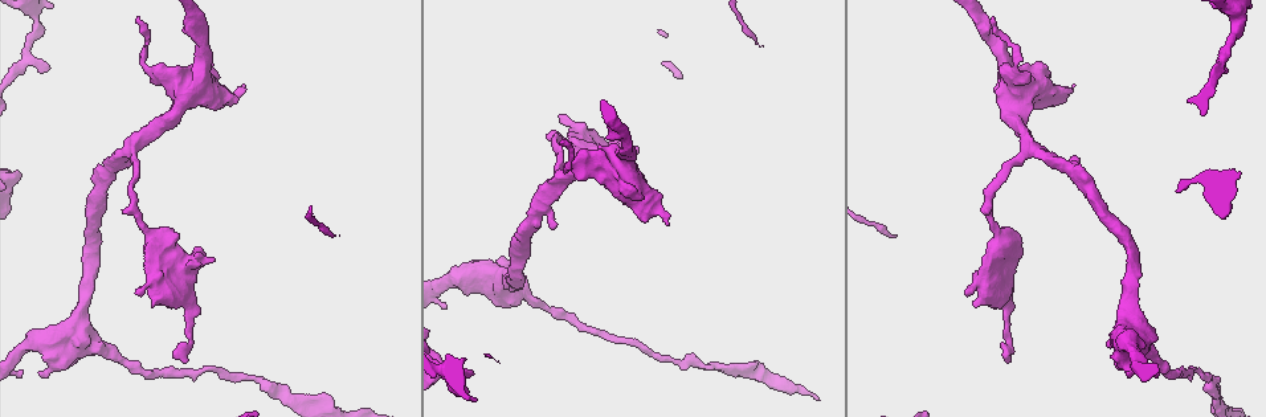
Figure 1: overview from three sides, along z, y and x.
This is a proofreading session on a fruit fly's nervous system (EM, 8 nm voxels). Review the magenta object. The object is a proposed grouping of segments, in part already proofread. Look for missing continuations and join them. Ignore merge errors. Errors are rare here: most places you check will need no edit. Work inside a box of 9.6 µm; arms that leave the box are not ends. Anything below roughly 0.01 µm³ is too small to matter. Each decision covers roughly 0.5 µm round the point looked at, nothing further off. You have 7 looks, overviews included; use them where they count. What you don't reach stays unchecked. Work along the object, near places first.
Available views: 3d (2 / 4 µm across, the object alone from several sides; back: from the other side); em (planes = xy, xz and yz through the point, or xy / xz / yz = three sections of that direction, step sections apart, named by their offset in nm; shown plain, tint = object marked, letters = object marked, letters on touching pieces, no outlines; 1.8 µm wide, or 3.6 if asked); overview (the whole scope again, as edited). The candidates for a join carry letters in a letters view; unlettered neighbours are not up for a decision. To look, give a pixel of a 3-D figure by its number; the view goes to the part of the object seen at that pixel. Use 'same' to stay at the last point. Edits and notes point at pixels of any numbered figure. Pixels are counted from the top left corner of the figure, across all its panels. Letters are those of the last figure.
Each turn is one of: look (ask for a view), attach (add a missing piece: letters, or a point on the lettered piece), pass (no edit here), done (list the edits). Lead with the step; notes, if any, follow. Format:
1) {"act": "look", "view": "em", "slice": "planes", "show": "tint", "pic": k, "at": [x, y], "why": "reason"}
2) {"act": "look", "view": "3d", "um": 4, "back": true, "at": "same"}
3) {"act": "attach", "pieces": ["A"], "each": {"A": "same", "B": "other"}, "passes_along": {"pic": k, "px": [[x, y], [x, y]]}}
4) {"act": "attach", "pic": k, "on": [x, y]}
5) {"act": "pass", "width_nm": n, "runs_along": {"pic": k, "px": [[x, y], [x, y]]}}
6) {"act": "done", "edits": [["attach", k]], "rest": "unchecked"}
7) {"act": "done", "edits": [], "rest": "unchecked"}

{"act": "look", "view": "em", "slice": "planes", "show": "tint", "pic": 1, "at": [211, 259], "why": "free end"}

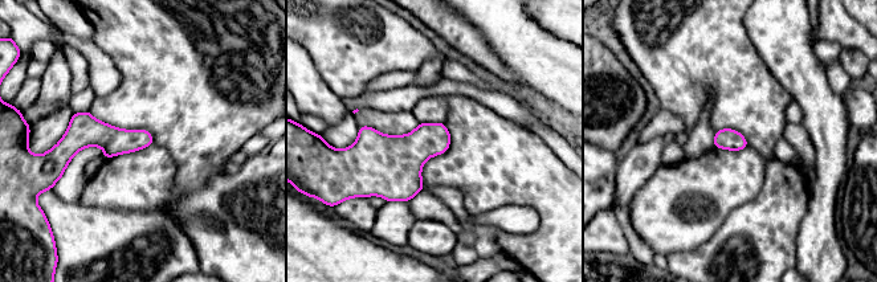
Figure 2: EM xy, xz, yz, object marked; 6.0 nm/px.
{"act": "look", "view": "em", "slice": "planes", "show": "letters", "at": "same", "why": "what lies round it"}

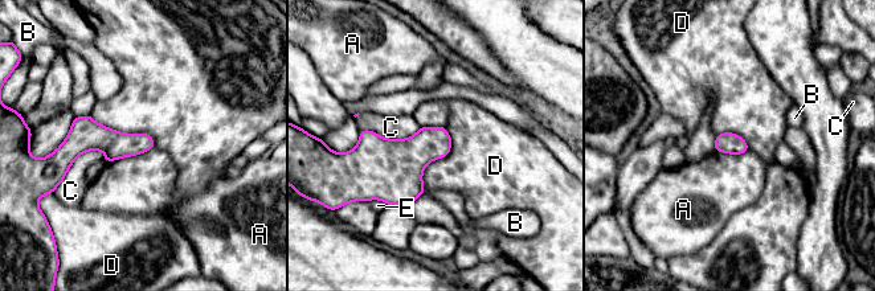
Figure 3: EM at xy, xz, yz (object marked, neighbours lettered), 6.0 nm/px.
{"act": "pass", "each": {"A": "other", "B": "other", "C": "other", "D": "other", "E": "other"}, "runs_along": {"pic": 3, "px": [[151, 143], [77, 142], [60, 151]]}, "found": "no lettered piece goes on from it"}

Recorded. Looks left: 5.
{"act": "look", "view": "em", "slice": "planes", "show": "letters", "pic": 1, "at": [1074, 84], "why": "an open end"}

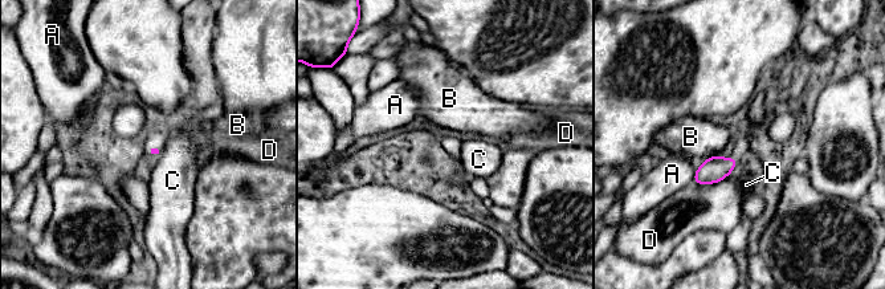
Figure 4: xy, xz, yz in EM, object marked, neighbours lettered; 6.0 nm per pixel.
{"act": "pass", "longest_contact_nm": ["D", 220], "each": {"A": "other", "B": "other", "C": "other", "D": "other"}, "found": "no lettered piece goes on from it"}

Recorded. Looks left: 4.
{"act": "look", "view": "em", "um": 3.6, "slice": "planes", "show": "letters", "pic": 1, "at": [1227, 68], "why": "branch stops here"}

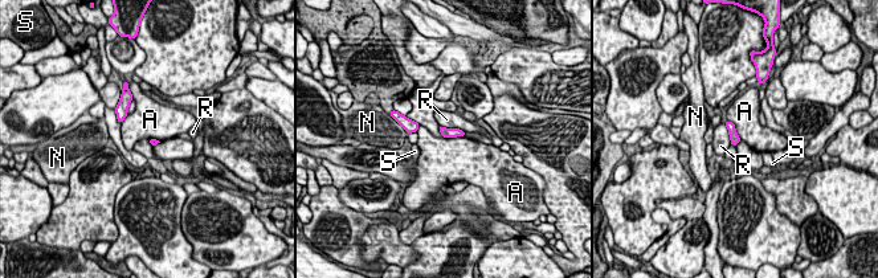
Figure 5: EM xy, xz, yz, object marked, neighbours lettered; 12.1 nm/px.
{"act": "pass", "width_nm": 90, "each": {"A": "other", "N": "other", "R": "other", "S": "other"}, "border": {"pic": 5, "px": [[727, 119], [734, 125], [740, 139]]}, "found": "none of them fits"}

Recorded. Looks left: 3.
{"act": "done", "edits": [], "rest": "unchecked"}

